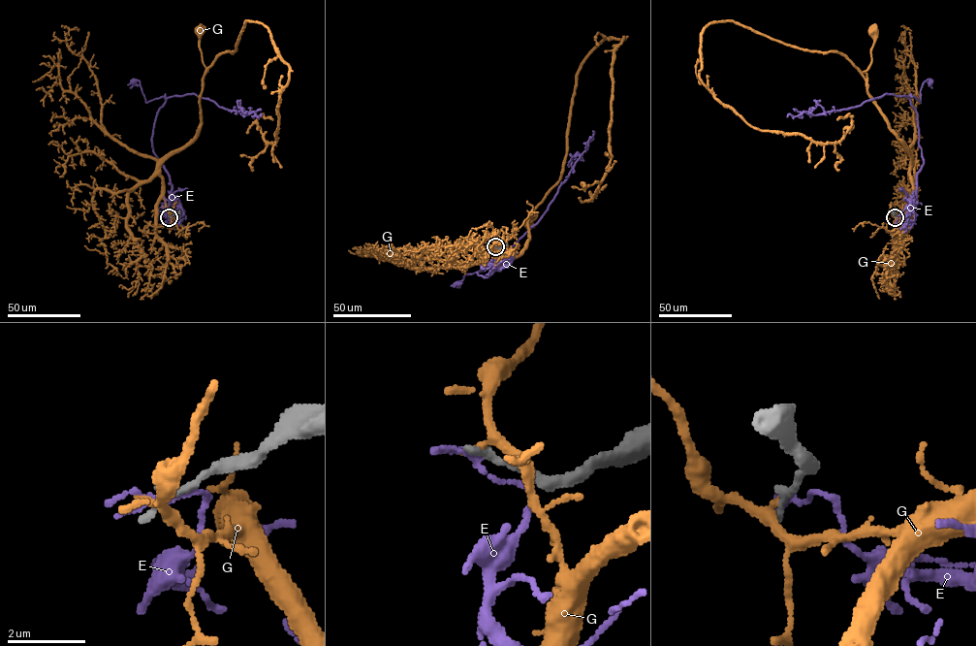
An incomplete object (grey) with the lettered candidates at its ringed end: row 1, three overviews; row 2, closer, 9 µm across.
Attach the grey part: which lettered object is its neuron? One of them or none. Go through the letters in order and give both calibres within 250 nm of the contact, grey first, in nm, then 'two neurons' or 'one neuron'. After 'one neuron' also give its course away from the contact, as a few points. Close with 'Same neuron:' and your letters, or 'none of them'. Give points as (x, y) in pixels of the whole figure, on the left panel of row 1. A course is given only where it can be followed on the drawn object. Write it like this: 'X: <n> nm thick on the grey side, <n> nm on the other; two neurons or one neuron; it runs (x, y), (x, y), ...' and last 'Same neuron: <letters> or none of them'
E: 240 nm thick on the grey side, 130 nm on the other; two neurons
G: 240 nm thick on the grey side, 240 nm on the other; two neurons
Same neuron: none of them

